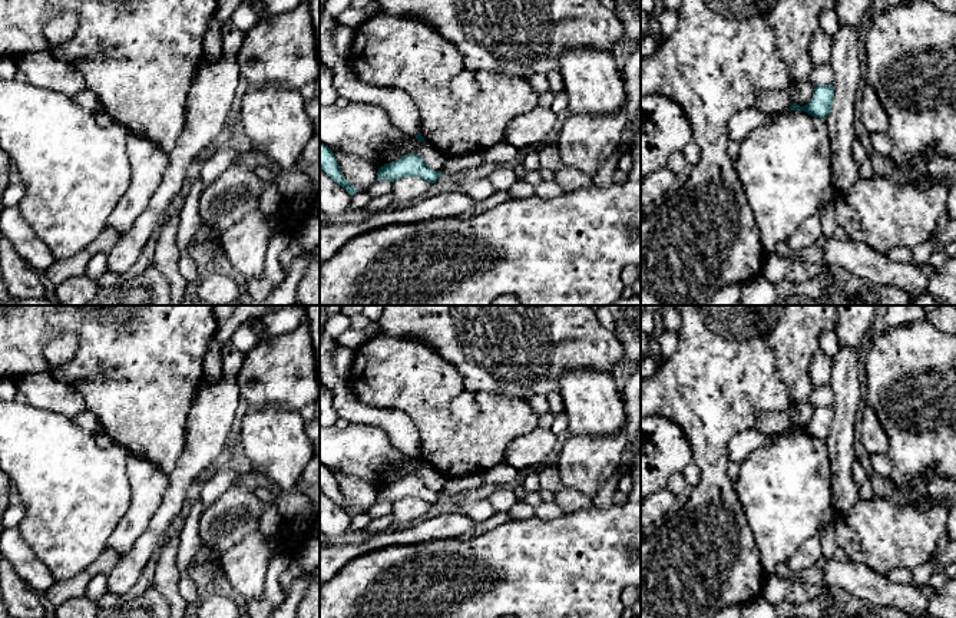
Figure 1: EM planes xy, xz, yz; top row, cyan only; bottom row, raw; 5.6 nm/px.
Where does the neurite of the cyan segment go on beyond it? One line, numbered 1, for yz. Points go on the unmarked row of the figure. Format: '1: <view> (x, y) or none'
1: none

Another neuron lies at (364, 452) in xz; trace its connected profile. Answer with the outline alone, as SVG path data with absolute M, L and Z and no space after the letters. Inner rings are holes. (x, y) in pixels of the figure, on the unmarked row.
M348 424L345 429L320 426L320 463L331 472L368 480L381 489L398 479L388 472L401 463L404 457L406 455L391 445L383 429L363 424Z

